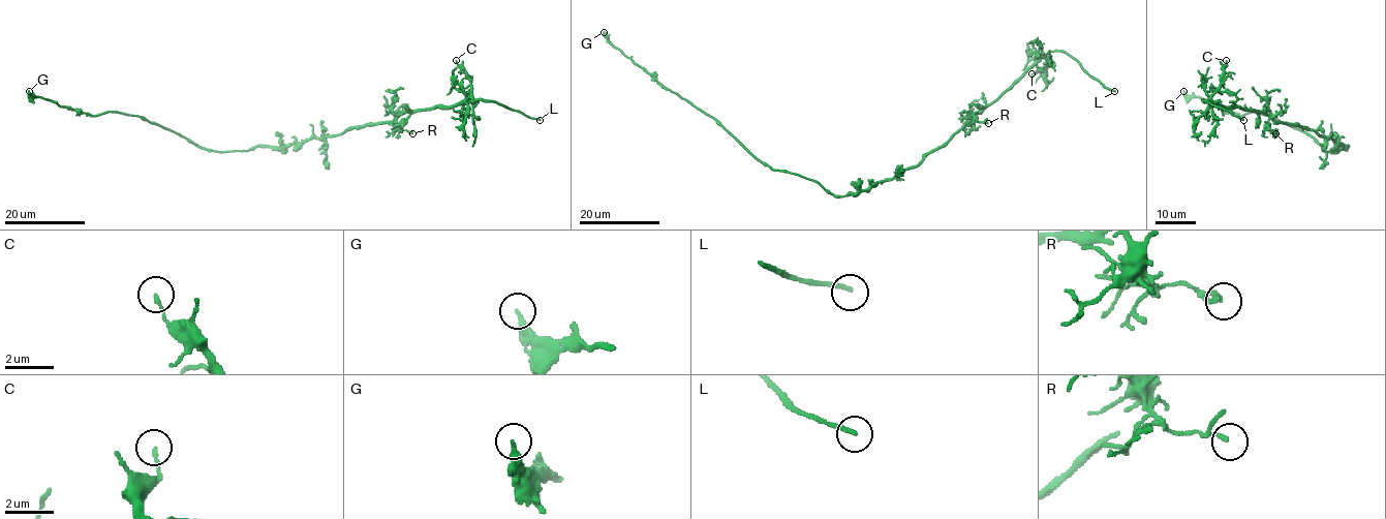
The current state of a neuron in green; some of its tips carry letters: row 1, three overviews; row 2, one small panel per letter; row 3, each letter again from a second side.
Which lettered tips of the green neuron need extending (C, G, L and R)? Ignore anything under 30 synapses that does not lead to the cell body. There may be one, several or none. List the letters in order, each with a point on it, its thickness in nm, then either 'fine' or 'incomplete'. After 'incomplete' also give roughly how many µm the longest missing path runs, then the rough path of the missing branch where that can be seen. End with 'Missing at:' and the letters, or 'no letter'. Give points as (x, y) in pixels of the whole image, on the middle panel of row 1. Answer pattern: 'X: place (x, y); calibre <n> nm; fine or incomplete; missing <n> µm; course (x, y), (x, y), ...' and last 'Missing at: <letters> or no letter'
C: place (1032, 73); calibre 130 nm; fine
G: place (604, 32); calibre 190 nm; fine
L: place (1114, 91); calibre 180 nm; incomplete; missing 20 µm
R: place (988, 123); calibre 130 nm; fine
Missing at: L

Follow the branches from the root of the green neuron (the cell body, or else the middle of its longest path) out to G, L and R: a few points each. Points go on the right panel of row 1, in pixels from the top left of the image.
G: (1344, 146), (1325, 151), (1306, 133), (1272, 117), (1231, 113), (1183, 91)
L: (1344, 146), (1298, 125), (1276, 123), (1266, 113), (1221, 107), (1209, 97), (1205, 101), (1243, 120)
R: (1344, 146), (1298, 125), (1276, 123), (1270, 118), (1268, 127), (1275, 133)

